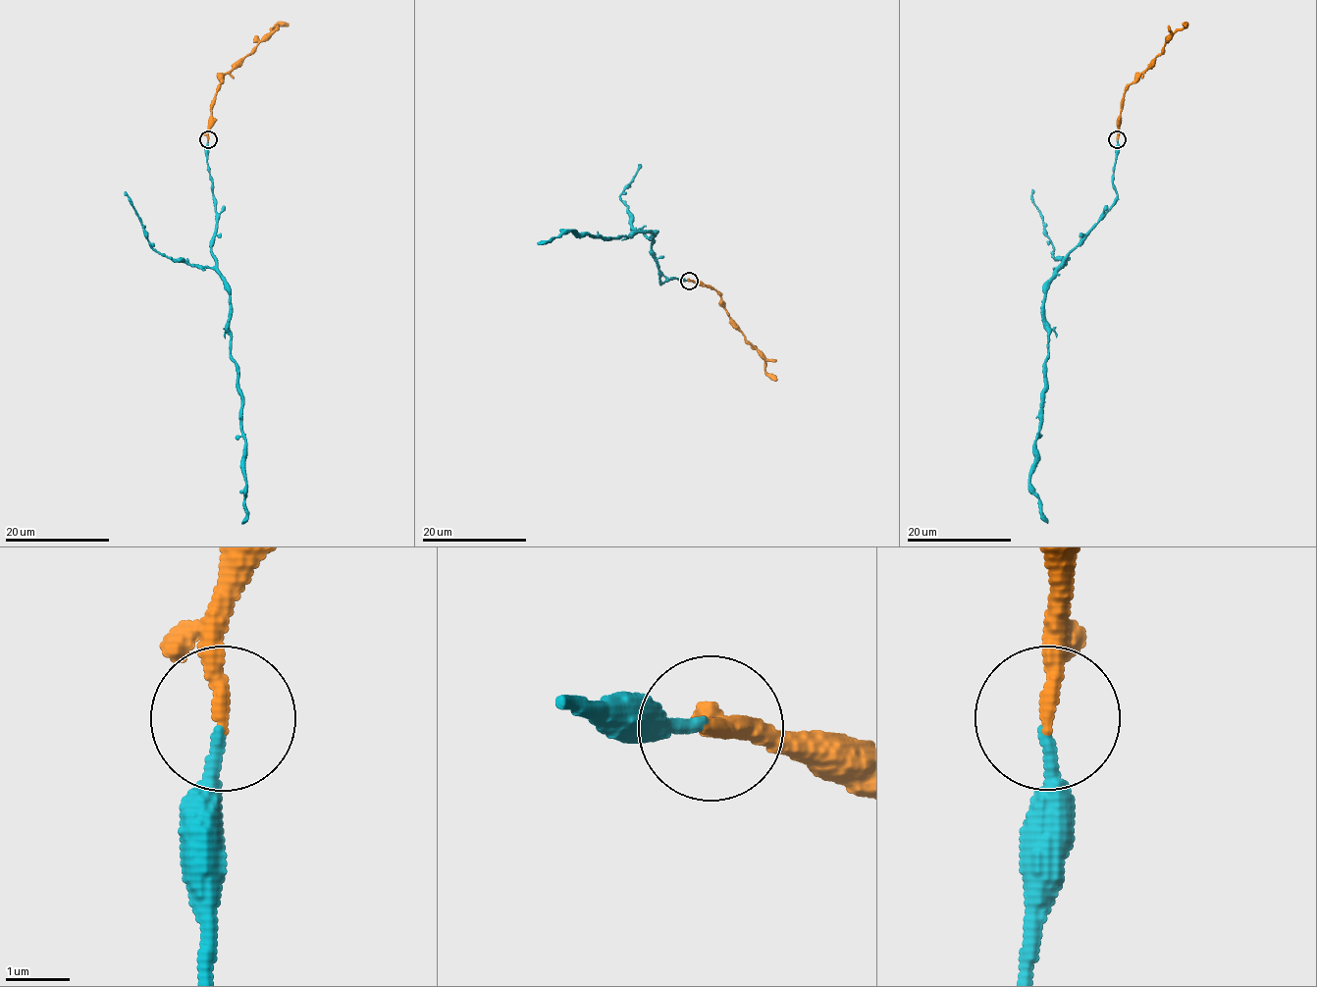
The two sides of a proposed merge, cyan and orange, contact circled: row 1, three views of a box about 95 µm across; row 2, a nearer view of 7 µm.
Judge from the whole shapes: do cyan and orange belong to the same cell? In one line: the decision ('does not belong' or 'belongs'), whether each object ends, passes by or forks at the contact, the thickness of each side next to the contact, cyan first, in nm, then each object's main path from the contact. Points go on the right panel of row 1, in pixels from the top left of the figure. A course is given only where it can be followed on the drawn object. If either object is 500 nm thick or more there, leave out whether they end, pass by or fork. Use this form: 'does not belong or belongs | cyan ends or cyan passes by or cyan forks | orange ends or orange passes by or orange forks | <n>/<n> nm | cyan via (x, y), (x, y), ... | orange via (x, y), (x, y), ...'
belongs | cyan ends | orange ends | 180/240 nm | cyan via (1117, 140), (1112, 181), (1117, 201), (1069, 254), (1043, 305), (1048, 357), (1030, 487), (1048, 522) | orange via (1117, 138), (1118, 118), (1124, 93), (1153, 65), (1167, 41), (1185, 25)

